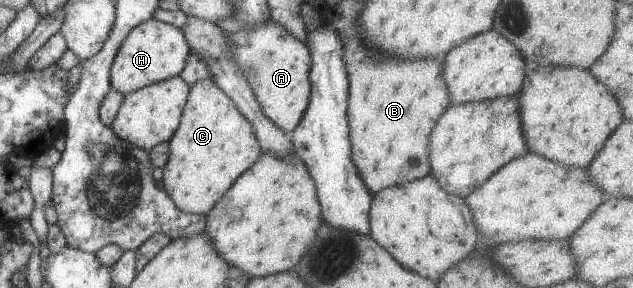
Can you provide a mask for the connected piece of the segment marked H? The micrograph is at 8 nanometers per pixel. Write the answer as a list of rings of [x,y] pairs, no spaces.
[[[155,17],[140,22],[128,30],[117,49],[109,69],[110,87],[125,96],[141,87],[179,75],[189,52],[180,28],[160,22]]]

